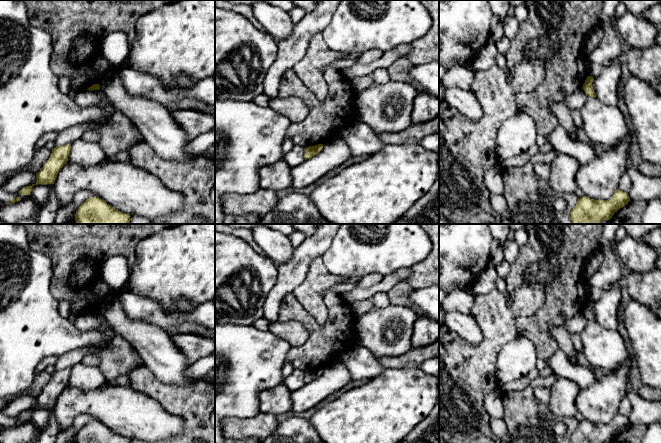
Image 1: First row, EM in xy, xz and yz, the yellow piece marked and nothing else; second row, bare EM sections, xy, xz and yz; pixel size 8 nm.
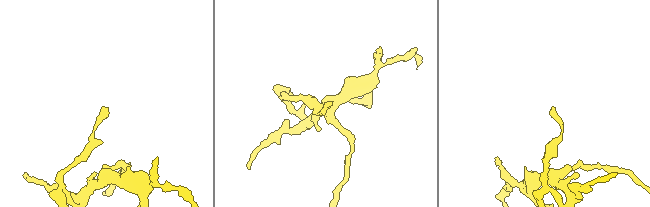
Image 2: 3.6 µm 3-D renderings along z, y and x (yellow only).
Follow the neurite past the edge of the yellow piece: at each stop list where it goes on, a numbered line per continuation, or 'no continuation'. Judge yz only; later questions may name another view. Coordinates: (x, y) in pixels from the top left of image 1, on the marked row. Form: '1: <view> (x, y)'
no continuation

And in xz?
no continuation

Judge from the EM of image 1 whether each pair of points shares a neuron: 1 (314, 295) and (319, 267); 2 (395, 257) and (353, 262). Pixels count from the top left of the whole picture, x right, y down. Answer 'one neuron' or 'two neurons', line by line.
1: one neuron
2: one neuron

